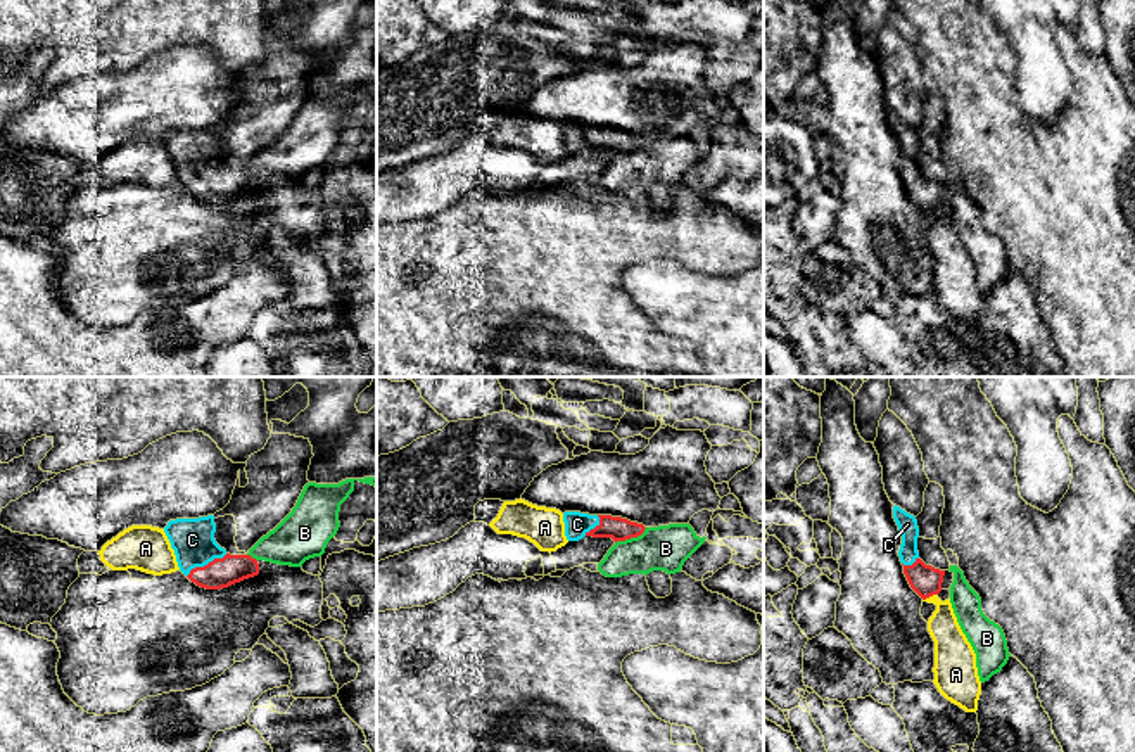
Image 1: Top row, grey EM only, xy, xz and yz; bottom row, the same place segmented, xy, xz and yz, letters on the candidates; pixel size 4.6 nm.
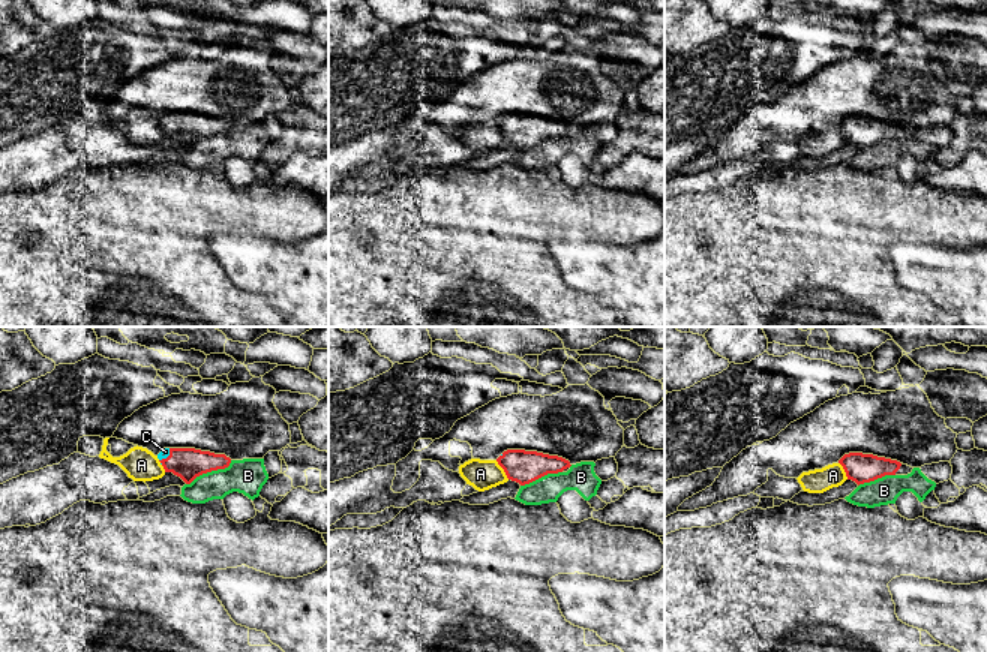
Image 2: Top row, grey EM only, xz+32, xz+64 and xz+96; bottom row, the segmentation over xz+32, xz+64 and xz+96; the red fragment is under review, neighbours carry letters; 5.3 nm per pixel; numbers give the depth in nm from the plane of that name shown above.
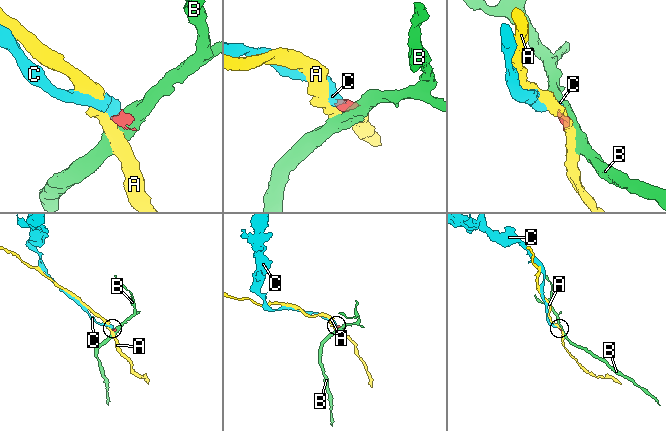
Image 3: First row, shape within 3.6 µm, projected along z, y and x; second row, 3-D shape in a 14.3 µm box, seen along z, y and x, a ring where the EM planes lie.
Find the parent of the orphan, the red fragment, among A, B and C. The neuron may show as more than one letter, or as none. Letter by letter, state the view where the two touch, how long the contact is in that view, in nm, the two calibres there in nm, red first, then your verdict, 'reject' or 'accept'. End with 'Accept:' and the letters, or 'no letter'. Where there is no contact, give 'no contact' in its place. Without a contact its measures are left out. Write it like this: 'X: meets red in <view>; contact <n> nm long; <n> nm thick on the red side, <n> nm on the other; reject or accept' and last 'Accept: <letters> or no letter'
A: meets red in yz; contact 80 nm long; 140 nm thick on the red side, 160 nm on the other; reject
B: meets red in xz; contact 170 nm long; 110 nm thick on the red side, 220 nm on the other; reject
C: meets red in xy; contact 220 nm long; 140 nm thick on the red side, 200 nm on the other; accept
Accept: C

